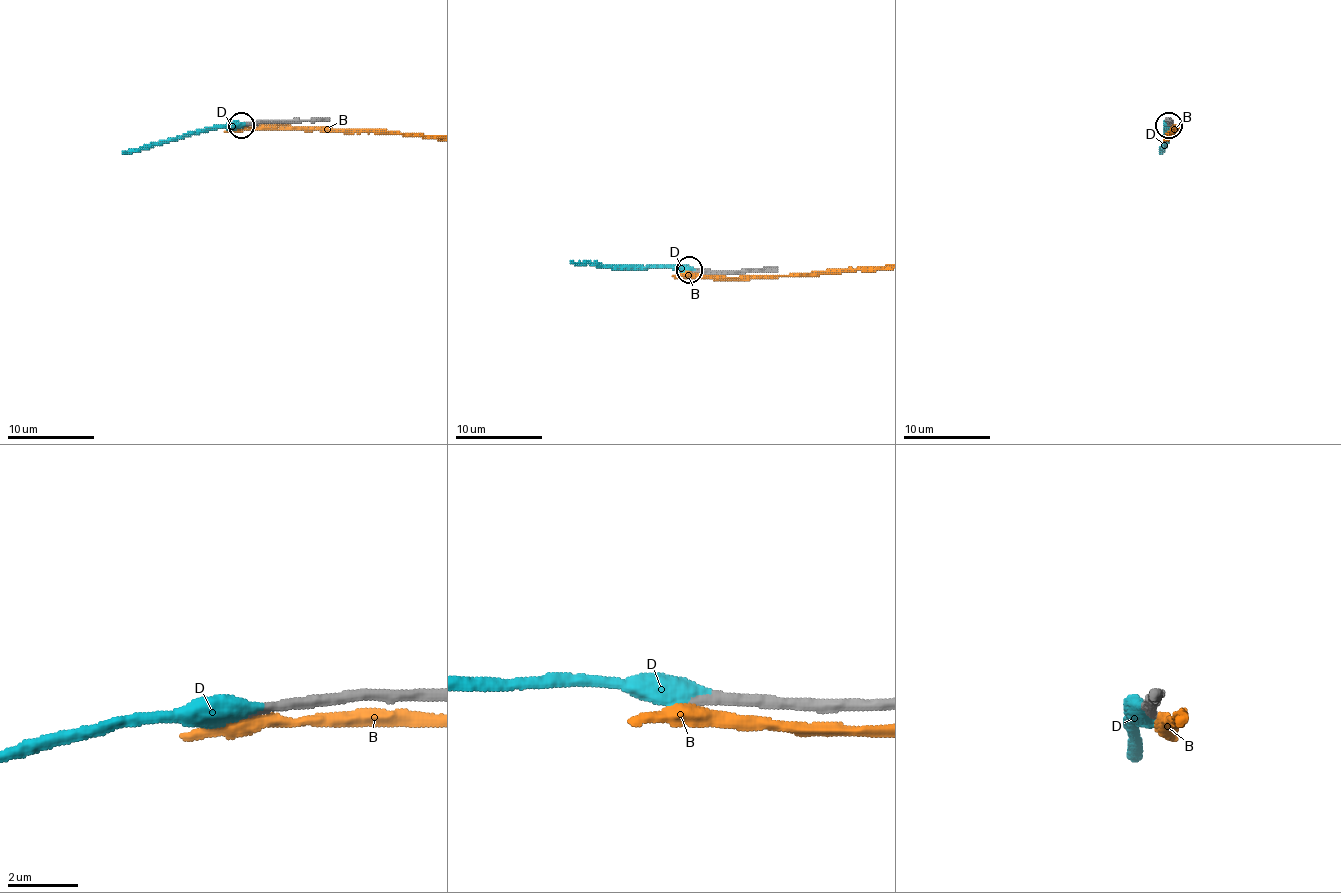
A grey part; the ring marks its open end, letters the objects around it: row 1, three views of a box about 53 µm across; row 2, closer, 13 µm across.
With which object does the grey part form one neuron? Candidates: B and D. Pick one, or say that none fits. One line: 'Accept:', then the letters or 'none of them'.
Accept: D

